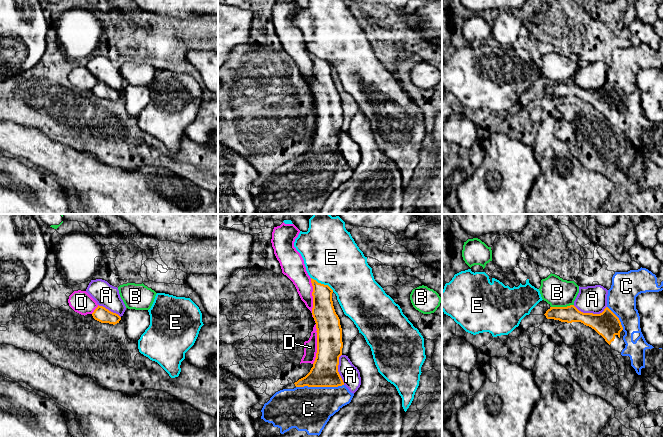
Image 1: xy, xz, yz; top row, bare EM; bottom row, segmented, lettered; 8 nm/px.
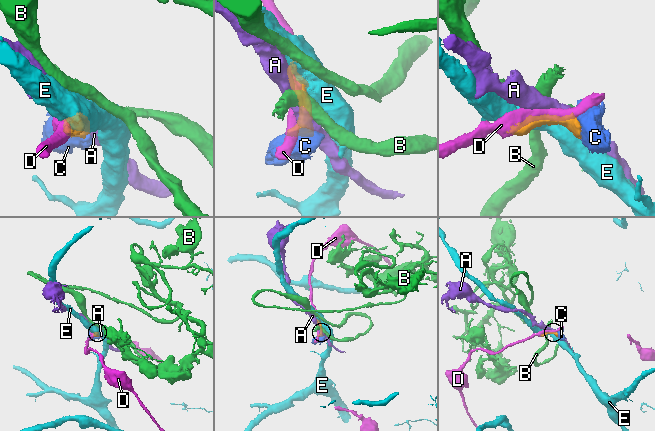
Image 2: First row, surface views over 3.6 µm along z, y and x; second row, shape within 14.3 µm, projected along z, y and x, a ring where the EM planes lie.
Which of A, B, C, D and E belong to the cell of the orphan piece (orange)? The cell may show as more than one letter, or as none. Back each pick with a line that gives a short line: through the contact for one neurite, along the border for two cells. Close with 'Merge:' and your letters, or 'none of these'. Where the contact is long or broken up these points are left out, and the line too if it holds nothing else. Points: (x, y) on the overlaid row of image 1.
Merge: C

